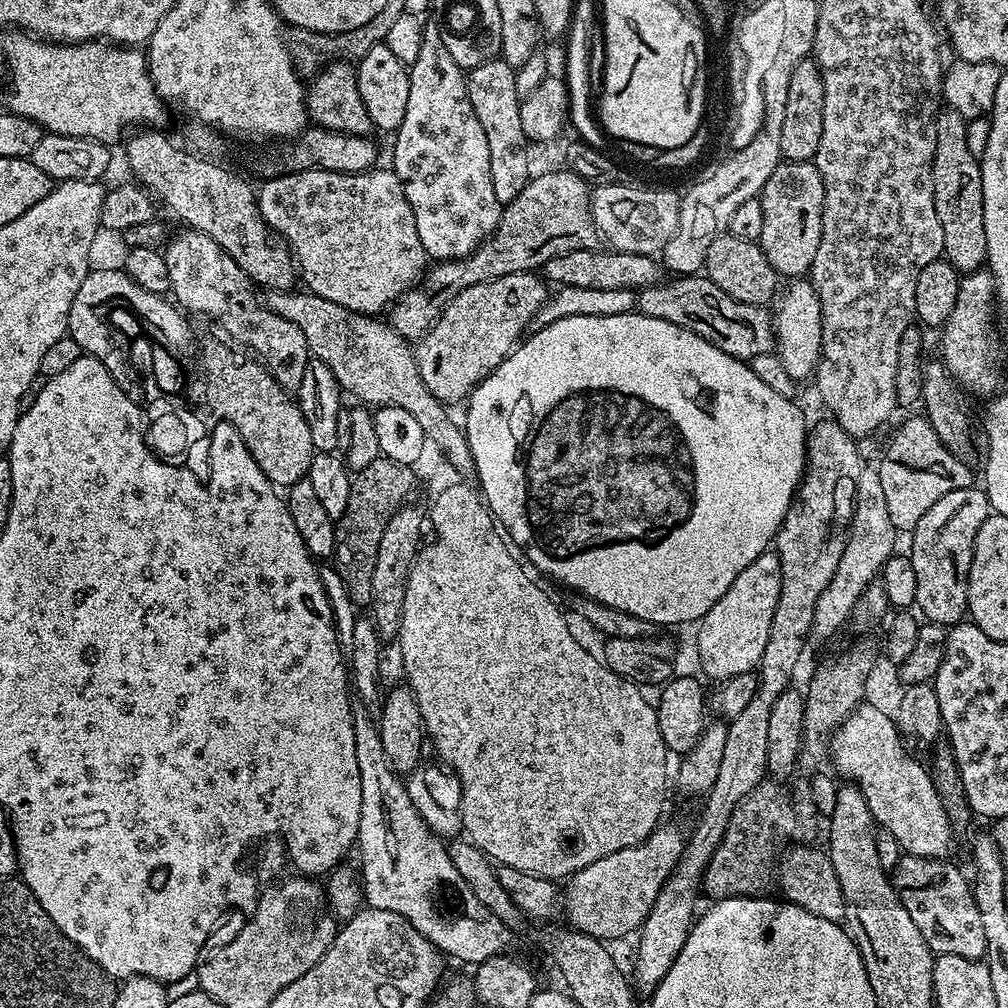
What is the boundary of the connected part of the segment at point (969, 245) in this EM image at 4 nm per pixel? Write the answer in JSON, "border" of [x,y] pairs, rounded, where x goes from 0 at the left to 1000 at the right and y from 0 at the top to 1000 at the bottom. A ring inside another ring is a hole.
{"border":[[[938,106],[931,114],[927,121],[927,165],[925,166],[925,176],[927,177],[927,208],[931,208],[931,220],[935,220],[935,240],[937,241],[936,257],[940,258],[951,268],[953,272],[967,270],[977,265],[980,253],[978,252],[978,220],[974,216],[974,173],[972,172],[972,159],[964,152],[964,143],[960,140],[961,120],[954,117],[954,113],[947,111],[945,107]]]}

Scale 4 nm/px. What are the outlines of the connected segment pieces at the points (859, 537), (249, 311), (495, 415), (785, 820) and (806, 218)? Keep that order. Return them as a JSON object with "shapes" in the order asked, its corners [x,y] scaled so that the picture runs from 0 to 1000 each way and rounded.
{"shapes":[[[[854,463],[849,476],[849,503],[845,505],[845,519],[841,522],[841,537],[831,565],[823,573],[815,593],[812,593],[810,616],[806,619],[805,630],[813,635],[821,635],[837,618],[846,614],[851,593],[874,570],[877,560],[890,547],[889,523],[883,518],[879,507],[879,490],[875,486],[875,474],[868,463]]],[[[188,225],[179,229],[183,230],[176,234],[174,231],[161,246],[165,268],[169,268],[169,290],[174,301],[184,311],[195,310],[198,313],[207,313],[227,333],[223,333],[227,338],[253,350],[281,385],[297,386],[308,356],[304,331],[300,331],[292,319],[284,319],[284,315],[269,310],[265,301],[254,295],[255,287],[250,277],[243,273],[236,260],[232,260],[220,244],[216,244],[216,240],[212,240],[212,236]]],[[[628,308],[607,314],[562,314],[529,328],[463,394],[464,410],[458,416],[458,424],[472,459],[471,475],[476,476],[478,495],[503,535],[518,552],[520,547],[519,555],[525,561],[528,559],[538,570],[568,583],[568,588],[637,613],[640,620],[683,619],[686,615],[694,616],[704,601],[724,585],[724,577],[752,550],[763,547],[769,537],[786,493],[794,483],[802,455],[804,425],[798,422],[798,413],[790,399],[764,387],[748,371],[745,360],[712,347],[700,335],[669,323],[669,319],[657,319],[657,315],[645,315]]],[[[759,772],[751,782],[744,784],[744,788],[740,788],[740,792],[736,792],[736,796],[732,796],[732,800],[728,800],[714,838],[698,864],[696,881],[706,888],[707,894],[761,886],[765,877],[767,880],[768,858],[779,838],[801,834],[798,832],[802,829],[802,817],[794,811],[789,792],[778,786],[778,781],[769,773]]],[[[801,159],[774,161],[752,196],[756,200],[756,232],[752,241],[764,264],[775,275],[797,275],[805,267],[815,236],[815,173],[812,173],[809,162]]]]}

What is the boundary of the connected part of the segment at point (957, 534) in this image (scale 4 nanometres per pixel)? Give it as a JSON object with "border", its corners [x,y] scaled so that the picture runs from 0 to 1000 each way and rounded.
{"border":[[[971,482],[942,486],[942,490],[931,494],[919,510],[915,510],[911,522],[903,529],[910,591],[908,602],[920,618],[943,621],[953,618],[960,606],[960,570],[966,554],[966,534],[974,526],[974,518],[982,511],[982,492]]]}

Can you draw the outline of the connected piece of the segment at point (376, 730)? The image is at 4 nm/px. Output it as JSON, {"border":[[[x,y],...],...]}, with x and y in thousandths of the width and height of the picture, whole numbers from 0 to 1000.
{"border":[[[356,696],[349,699],[349,719],[351,720],[351,752],[355,752],[355,776],[359,780],[359,800],[353,837],[357,841],[357,861],[355,873],[359,878],[359,893],[366,901],[387,903],[391,907],[399,907],[415,927],[436,940],[441,949],[457,952],[460,956],[471,958],[482,954],[488,948],[499,948],[508,937],[509,922],[498,915],[498,911],[490,911],[474,891],[470,891],[470,883],[458,875],[458,867],[446,855],[444,837],[433,829],[423,819],[419,808],[411,804],[411,796],[407,796],[405,779],[398,767],[391,765],[383,752],[383,744],[379,744],[376,717],[362,698]]]}

